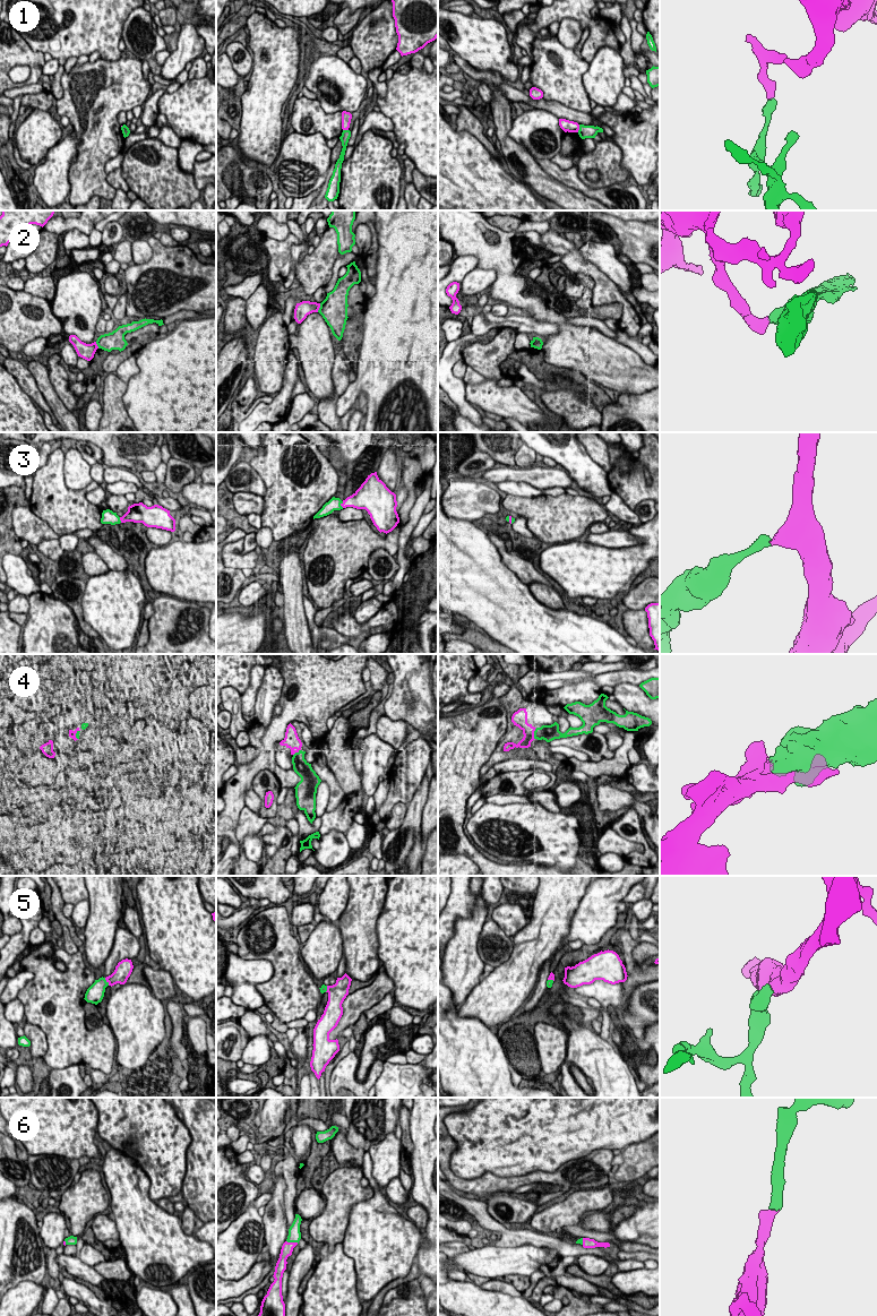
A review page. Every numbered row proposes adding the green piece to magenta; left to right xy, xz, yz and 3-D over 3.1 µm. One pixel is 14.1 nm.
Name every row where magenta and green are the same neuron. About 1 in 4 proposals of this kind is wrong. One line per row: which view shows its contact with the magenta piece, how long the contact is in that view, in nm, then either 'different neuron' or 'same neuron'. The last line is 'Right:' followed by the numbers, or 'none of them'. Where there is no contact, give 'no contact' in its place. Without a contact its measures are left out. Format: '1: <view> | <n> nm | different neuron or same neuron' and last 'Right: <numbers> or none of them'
1: yz | 120 nm | different neuron
2: xz | 140 nm | different neuron
3: xz | 100 nm | same neuron
4: yz | 180 nm | same neuron
5: xy | 130 nm | same neuron
6: xz | 180 nm | same neuron
Right: 3, 4, 5, 6

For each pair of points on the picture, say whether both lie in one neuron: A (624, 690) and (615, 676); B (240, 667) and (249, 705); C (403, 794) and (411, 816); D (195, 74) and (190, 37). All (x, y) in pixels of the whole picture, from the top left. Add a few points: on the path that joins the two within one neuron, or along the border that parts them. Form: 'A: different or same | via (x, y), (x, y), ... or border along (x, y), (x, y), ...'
A: different | border along (638, 685), (621, 682), (613, 687)
B: different | border along (254, 665), (250, 671), (249, 685), (241, 694)
C: different | border along (422, 780), (413, 798), (407, 803)
D: different | border along (199, 56), (191, 61)

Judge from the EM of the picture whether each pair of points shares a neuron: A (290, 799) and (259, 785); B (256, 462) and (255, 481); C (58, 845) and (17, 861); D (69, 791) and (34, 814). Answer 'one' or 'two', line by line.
A: two
B: two
C: two
D: one

